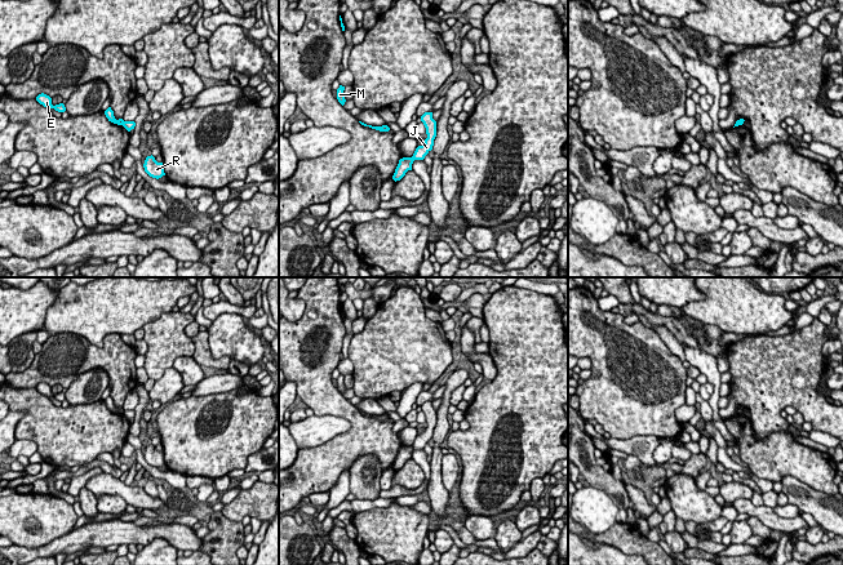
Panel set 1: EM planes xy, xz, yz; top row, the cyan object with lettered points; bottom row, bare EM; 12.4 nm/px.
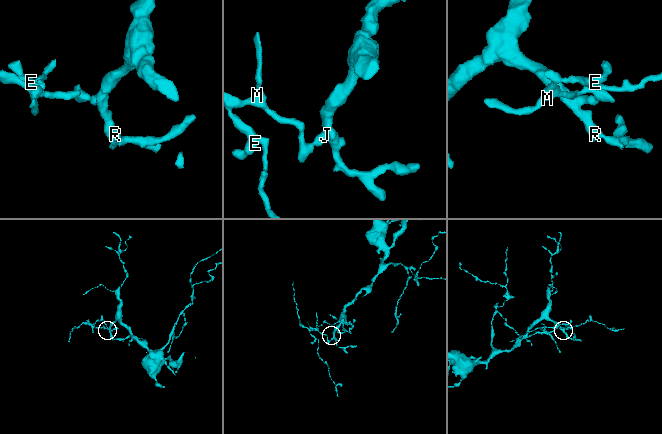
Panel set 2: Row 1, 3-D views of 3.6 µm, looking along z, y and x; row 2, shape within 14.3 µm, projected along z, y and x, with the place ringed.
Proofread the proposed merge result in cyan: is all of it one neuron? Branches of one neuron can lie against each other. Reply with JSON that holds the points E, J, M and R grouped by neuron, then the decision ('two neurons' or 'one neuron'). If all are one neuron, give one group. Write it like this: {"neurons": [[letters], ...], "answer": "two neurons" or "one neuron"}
{"neurons": [["E", "M"], ["J", "R"]], "answer": "two neurons"}

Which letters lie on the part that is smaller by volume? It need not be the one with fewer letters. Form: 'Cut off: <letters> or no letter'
Cut off: E, M

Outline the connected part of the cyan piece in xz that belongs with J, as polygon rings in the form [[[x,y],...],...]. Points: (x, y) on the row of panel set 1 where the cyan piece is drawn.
[[[425,112],[421,121],[426,128],[427,138],[422,146],[418,146],[413,154],[413,160],[423,160],[425,156],[432,150],[434,139],[436,137],[436,121],[432,119],[432,112]]]

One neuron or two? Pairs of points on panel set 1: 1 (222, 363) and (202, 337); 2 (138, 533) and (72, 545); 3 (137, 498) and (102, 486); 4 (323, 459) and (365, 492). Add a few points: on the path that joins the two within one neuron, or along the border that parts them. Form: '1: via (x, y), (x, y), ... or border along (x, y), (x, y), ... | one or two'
1: via (213, 361), (203, 352), (202, 346) | one
2: via (121, 533), (89, 535) | one
3: via (128, 493), (111, 486) | one
4: border along (378, 459), (373, 454), (362, 454), (349, 471) | two

